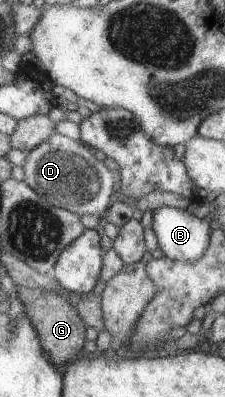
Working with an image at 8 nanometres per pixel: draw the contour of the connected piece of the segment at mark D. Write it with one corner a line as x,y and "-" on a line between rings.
55,133
27,155
23,166
27,172
26,182
35,192
49,200
52,206
80,216
89,214
104,219
113,184
113,174
107,170
111,164
97,160
89,145
83,144
80,139
73,140

